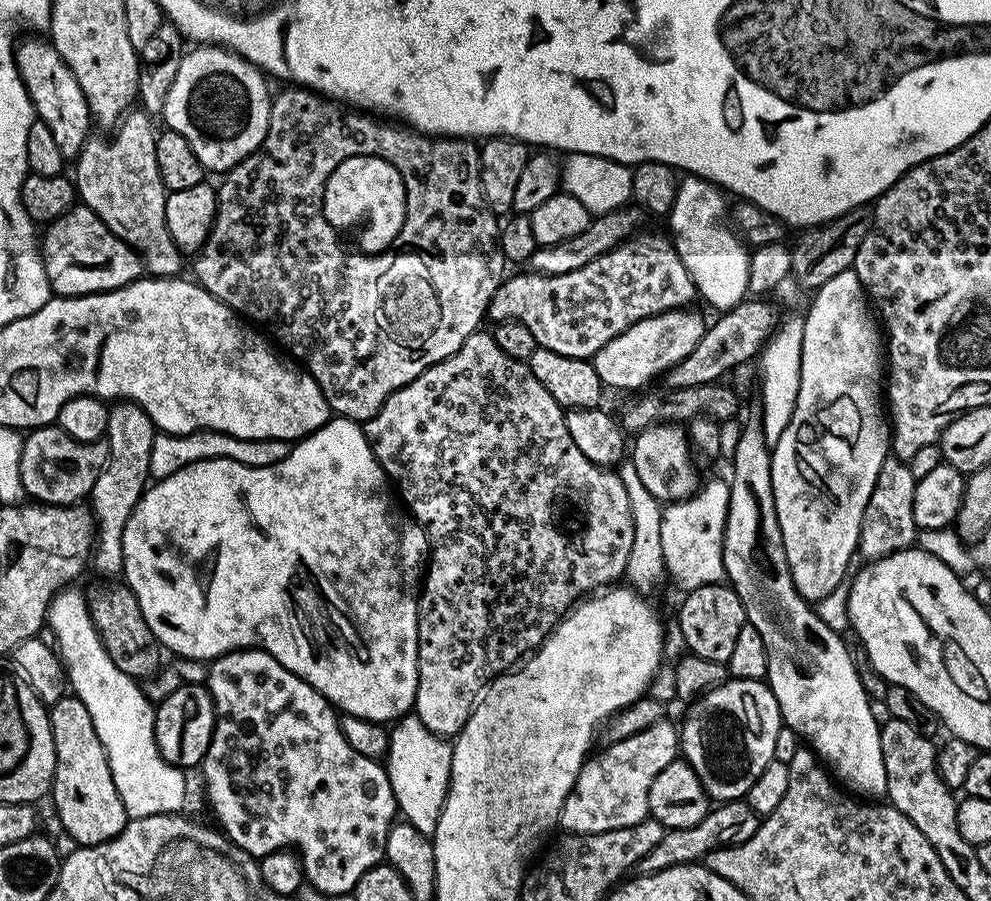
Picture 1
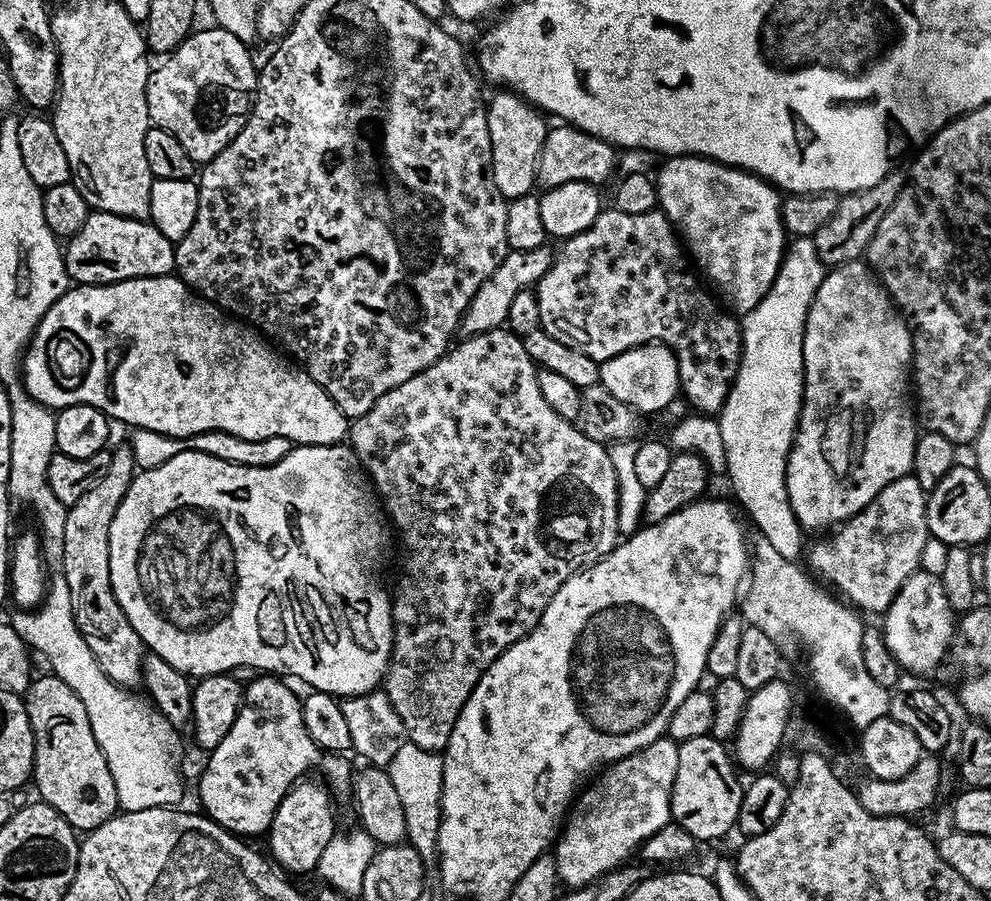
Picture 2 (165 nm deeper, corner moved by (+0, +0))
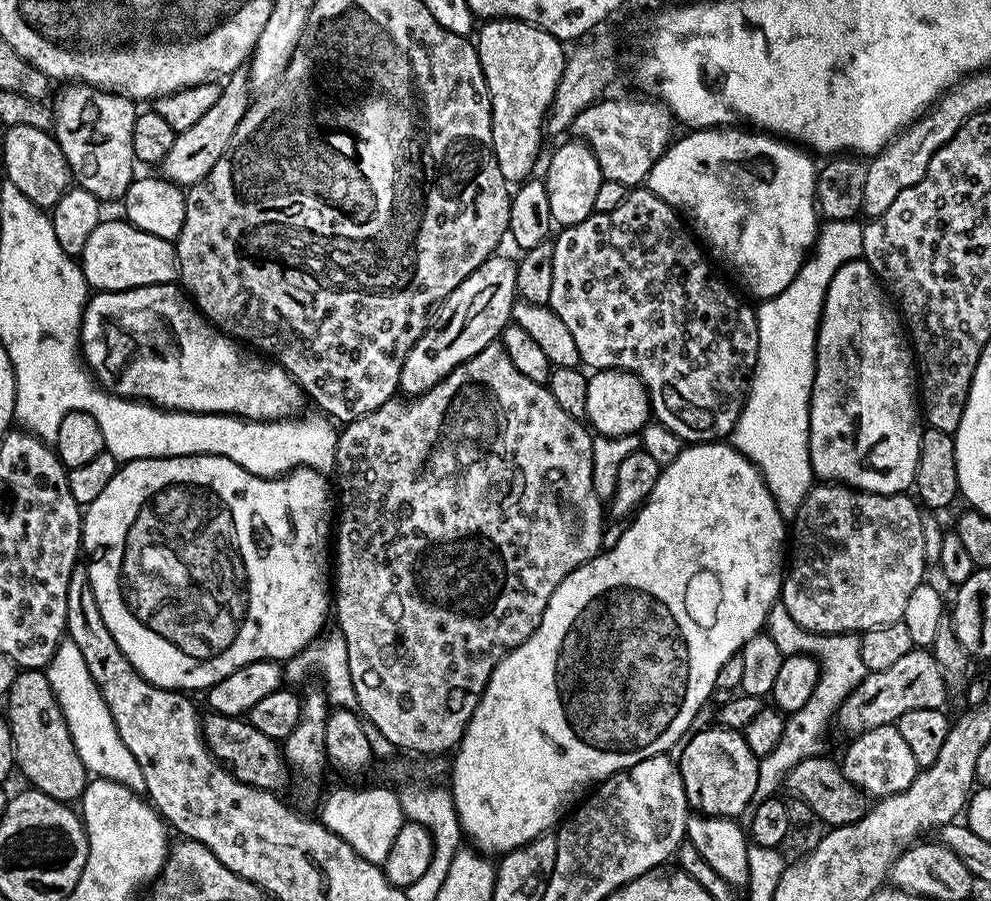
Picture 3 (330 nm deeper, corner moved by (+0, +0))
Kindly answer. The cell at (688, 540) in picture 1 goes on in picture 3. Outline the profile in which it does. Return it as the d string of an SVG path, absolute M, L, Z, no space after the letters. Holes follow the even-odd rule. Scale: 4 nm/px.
M777 602L770 610L766 625L766 635L774 642L774 646L778 646L778 650L784 657L807 654L809 656L815 656L816 663L820 665L820 677L814 686L814 692L810 694L810 702L806 702L806 706L802 706L802 710L791 713L785 719L782 738L778 738L774 760L780 763L781 773L787 774L790 770L794 770L794 766L798 766L800 760L810 758L821 751L820 735L827 730L828 724L830 728L835 714L842 706L844 699L864 681L864 677L868 675L869 671L868 667L862 662L859 635L850 632L829 632L827 634L822 632L808 632L802 626L798 626L798 622L794 622L794 618L790 618L790 614L783 602Z

